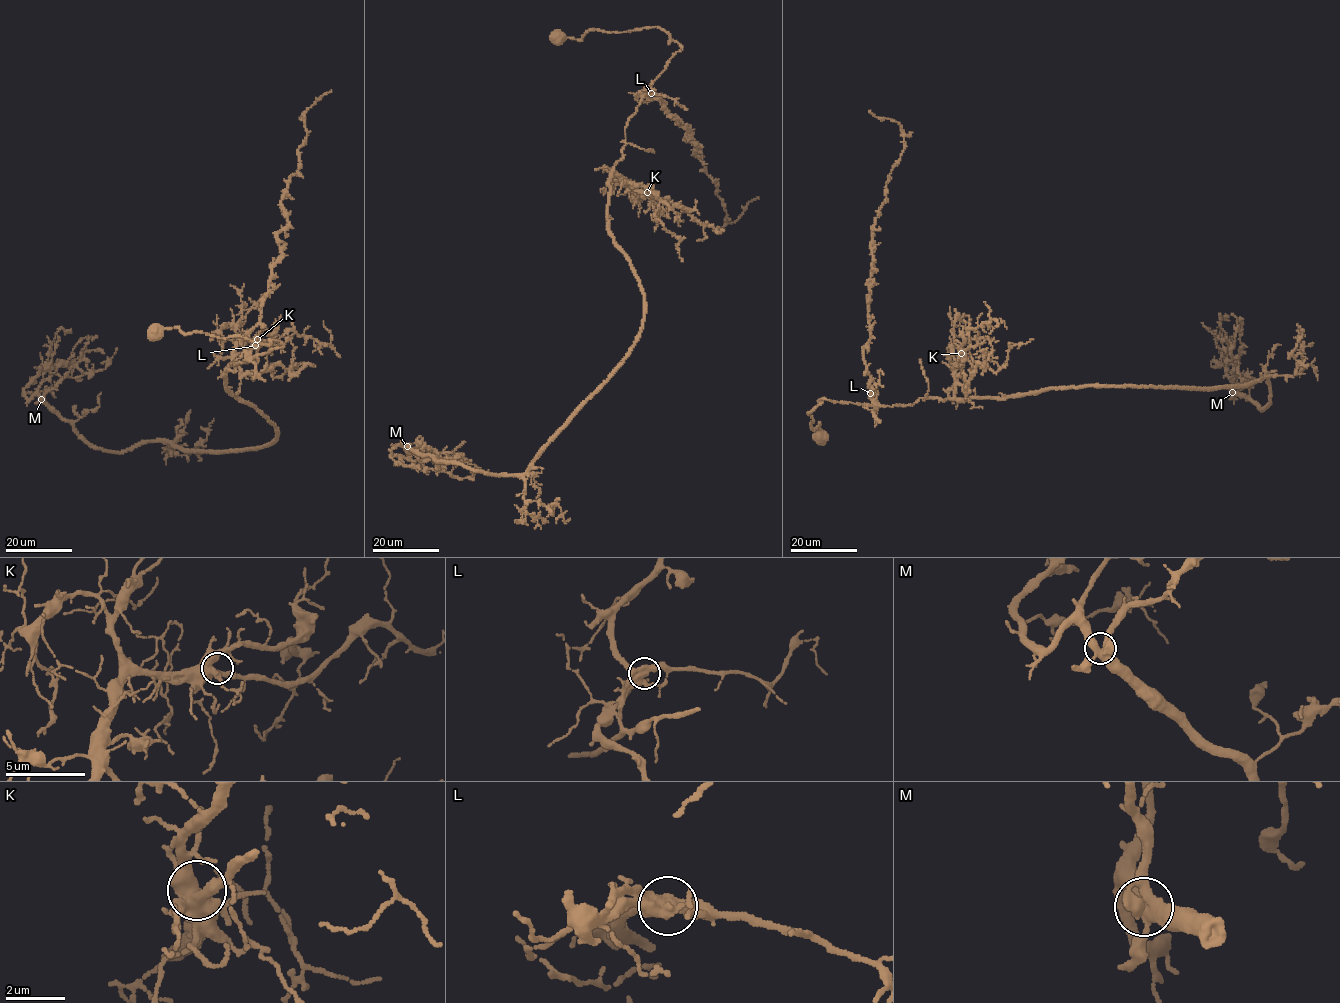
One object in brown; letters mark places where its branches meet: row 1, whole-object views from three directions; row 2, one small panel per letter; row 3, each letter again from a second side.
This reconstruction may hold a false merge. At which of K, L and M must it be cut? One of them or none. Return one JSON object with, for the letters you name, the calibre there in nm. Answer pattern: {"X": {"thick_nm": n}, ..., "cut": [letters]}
{"L": {"thick_nm": 460}, "cut": ["L"]}

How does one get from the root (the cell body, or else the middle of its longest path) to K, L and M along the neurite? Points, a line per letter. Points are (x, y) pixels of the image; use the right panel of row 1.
K: (821, 436), (819, 423), (812, 428), (807, 412), (822, 398), (885, 406), (951, 398), (952, 367), (961, 353)
L: (821, 436), (819, 423), (812, 428), (814, 420), (807, 413), (821, 403), (818, 400), (873, 405), (871, 393)
M: (821, 436), (807, 412), (822, 398), (904, 406), (1057, 387), (1208, 390), (1266, 375), (1269, 403), (1232, 392)

